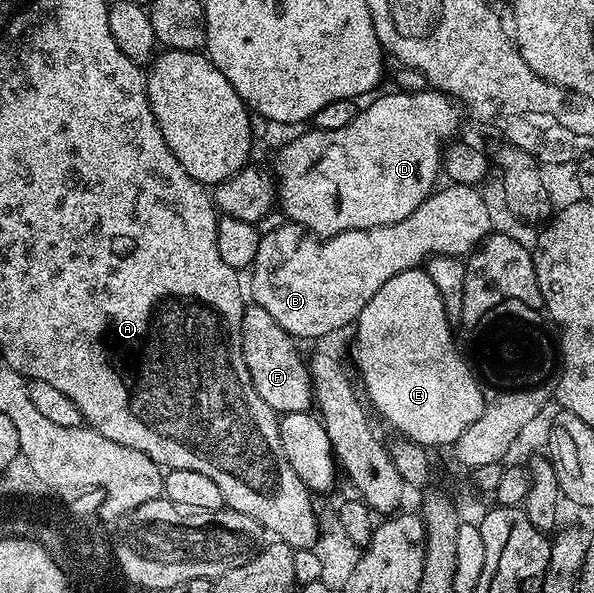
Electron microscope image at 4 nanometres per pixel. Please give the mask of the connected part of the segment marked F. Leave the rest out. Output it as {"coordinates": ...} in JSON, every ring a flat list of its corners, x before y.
{"coordinates":[[250,303,241,323,241,349,243,362,247,362,247,374,259,393,259,398,278,414,286,412,307,412,313,404,313,383,306,357,297,349,298,341,289,336,266,310]]}

